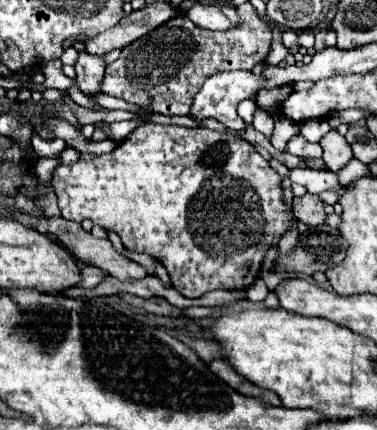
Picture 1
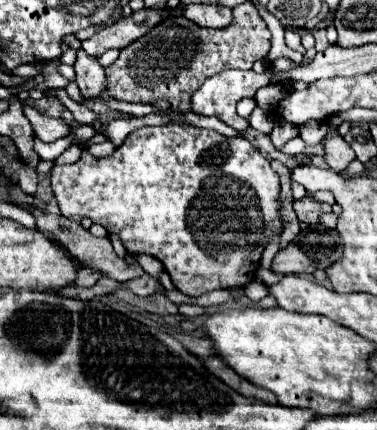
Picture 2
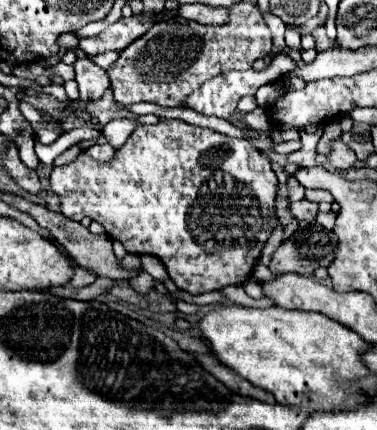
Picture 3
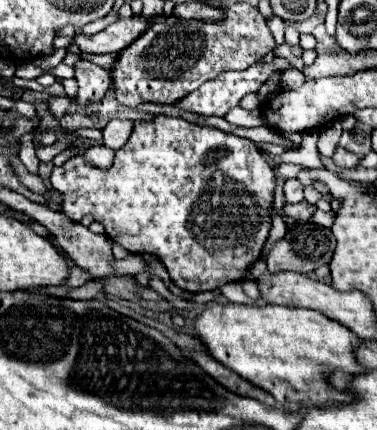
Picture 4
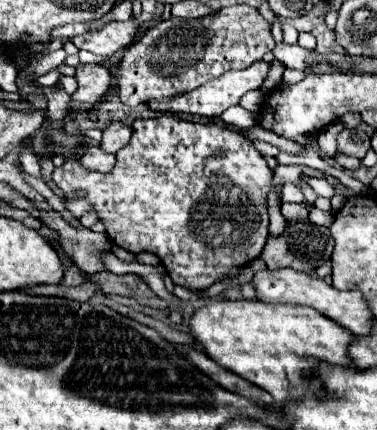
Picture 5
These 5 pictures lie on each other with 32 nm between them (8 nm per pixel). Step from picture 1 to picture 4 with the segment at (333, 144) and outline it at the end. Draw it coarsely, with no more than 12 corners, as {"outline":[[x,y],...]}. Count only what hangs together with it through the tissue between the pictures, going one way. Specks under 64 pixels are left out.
{"outline":[[340,146],[332,154],[338,168],[356,168],[358,158]]}

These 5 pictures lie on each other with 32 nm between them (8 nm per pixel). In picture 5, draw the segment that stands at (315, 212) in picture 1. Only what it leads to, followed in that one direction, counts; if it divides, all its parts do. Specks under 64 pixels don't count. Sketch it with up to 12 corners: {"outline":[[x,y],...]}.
{"outline":[[282,204],[286,220],[306,220],[310,208],[302,204]]}

